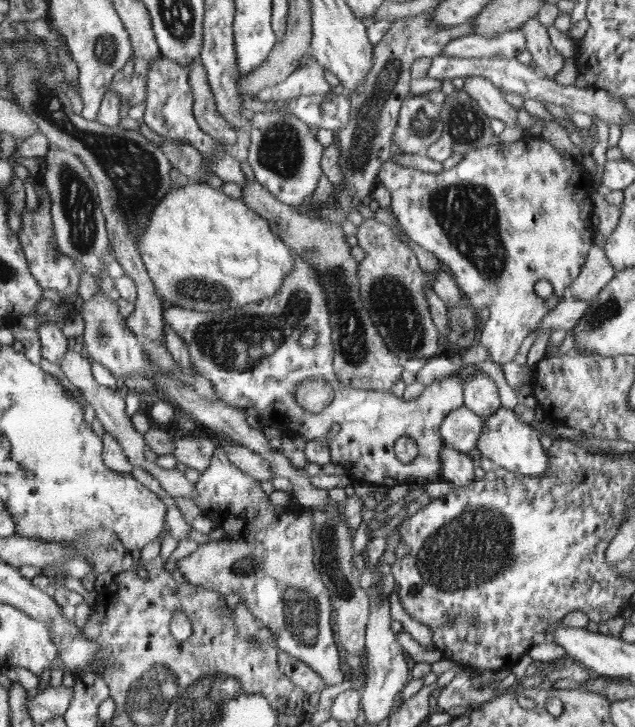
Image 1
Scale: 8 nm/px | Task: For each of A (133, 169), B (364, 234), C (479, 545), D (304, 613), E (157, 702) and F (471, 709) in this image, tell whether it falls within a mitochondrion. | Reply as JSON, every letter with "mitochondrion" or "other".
{"A":"mitochondrion","B":"other","C":"mitochondrion","D":"mitochondrion","E":"mitochondrion","F":"other"}

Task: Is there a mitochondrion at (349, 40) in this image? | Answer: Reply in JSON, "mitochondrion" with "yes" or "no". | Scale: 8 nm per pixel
{"mitochondrion":"no"}

